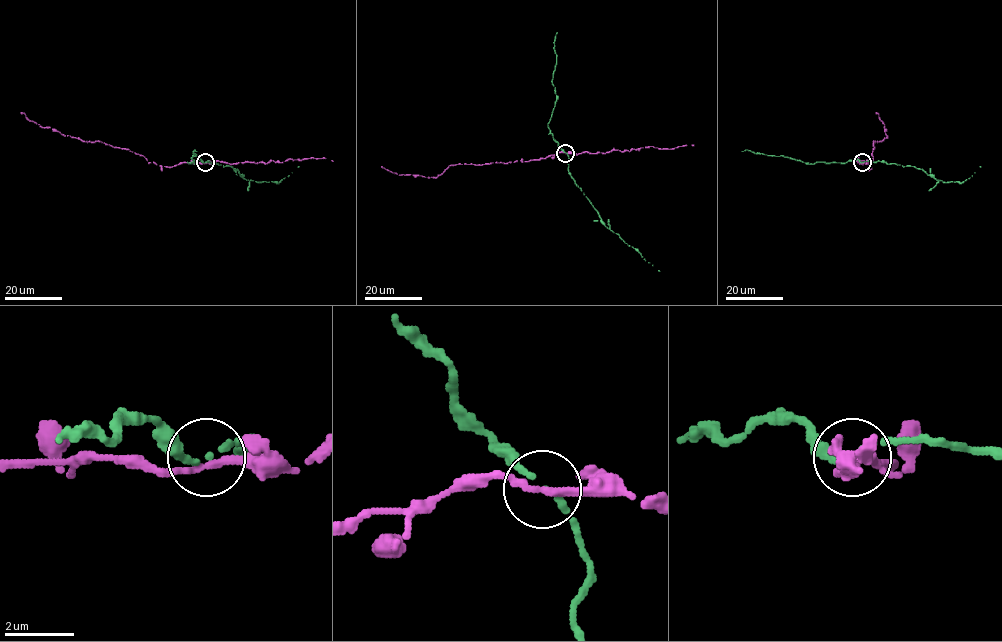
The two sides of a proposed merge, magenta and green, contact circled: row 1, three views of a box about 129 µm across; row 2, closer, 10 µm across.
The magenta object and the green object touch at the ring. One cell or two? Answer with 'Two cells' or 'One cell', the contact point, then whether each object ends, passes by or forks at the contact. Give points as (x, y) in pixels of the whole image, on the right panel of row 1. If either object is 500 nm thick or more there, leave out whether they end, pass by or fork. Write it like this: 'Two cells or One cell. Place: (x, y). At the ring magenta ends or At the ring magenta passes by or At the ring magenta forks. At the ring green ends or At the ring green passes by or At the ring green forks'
Two cells. Place: (862, 162). At the ring magenta passes by. At the ring green ends

